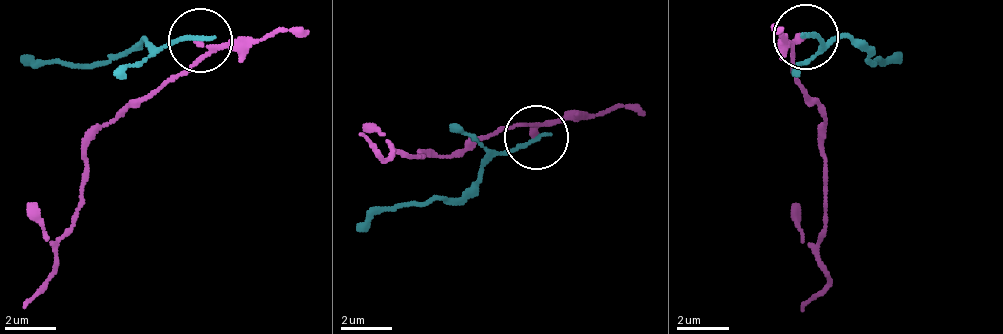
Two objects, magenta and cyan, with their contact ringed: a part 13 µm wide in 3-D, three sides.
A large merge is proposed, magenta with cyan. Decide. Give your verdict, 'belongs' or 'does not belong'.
does not belong

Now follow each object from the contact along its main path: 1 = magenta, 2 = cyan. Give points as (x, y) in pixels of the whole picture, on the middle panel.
1: (534, 136), (521, 123), (470, 136), (451, 155), (419, 155), (393, 148), (387, 161), (361, 136)
2: (534, 136), (502, 148), (457, 200), (400, 206), (355, 232)

